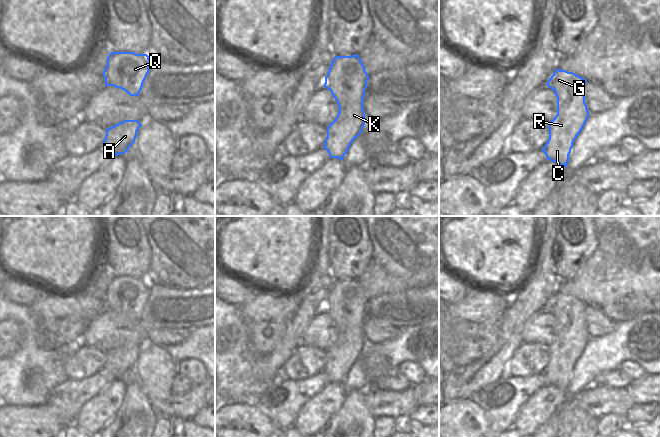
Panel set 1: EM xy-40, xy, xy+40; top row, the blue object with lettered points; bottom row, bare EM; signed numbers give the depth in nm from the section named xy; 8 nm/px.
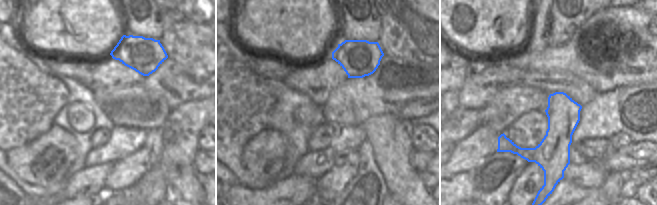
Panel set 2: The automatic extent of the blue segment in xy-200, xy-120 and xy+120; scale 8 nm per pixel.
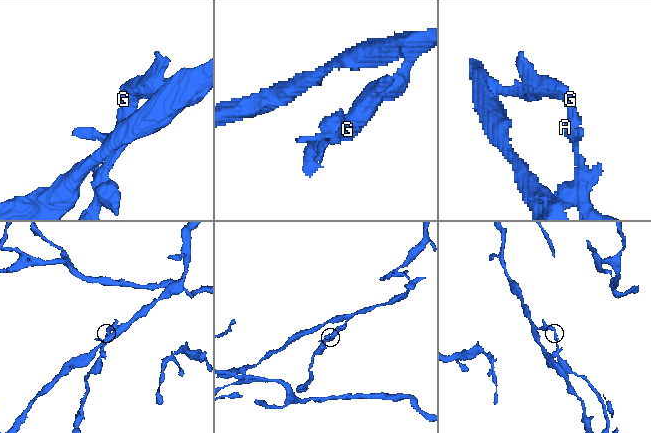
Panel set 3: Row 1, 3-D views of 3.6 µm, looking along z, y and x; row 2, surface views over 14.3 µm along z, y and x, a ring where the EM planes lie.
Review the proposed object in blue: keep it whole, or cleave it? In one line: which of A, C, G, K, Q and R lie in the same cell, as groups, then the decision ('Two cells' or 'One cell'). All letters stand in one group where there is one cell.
Groups: A C G K Q R. One cell

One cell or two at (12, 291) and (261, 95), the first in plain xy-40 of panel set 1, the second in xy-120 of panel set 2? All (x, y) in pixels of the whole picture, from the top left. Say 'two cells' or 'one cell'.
two cells

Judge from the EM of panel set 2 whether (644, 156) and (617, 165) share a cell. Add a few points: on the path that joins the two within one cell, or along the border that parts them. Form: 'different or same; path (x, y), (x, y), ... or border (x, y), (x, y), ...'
same; path (637, 156), (624, 159)

